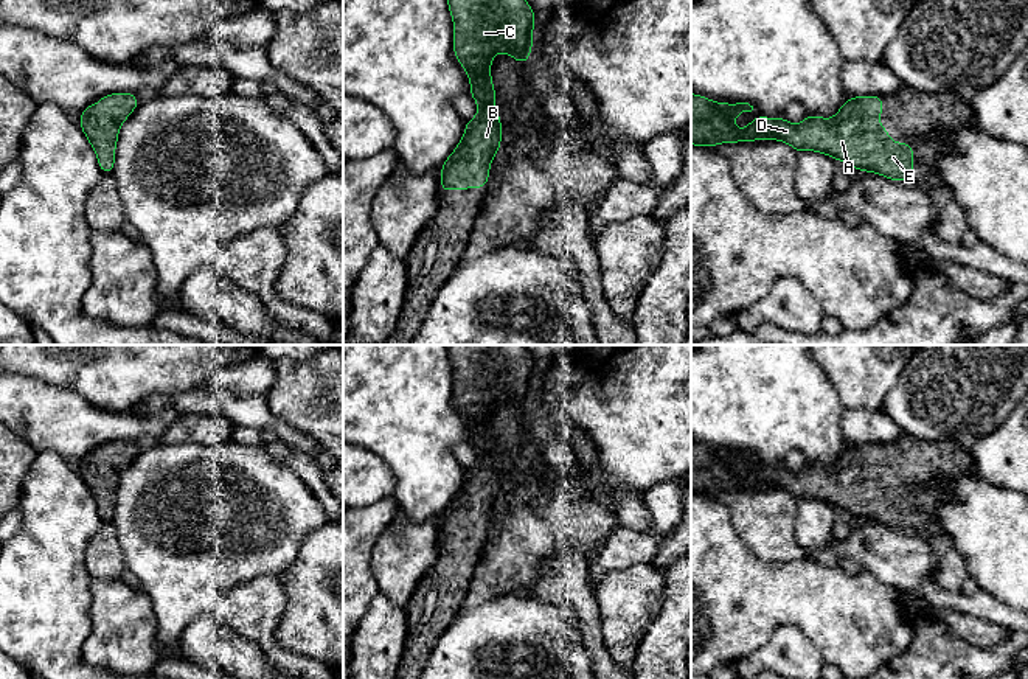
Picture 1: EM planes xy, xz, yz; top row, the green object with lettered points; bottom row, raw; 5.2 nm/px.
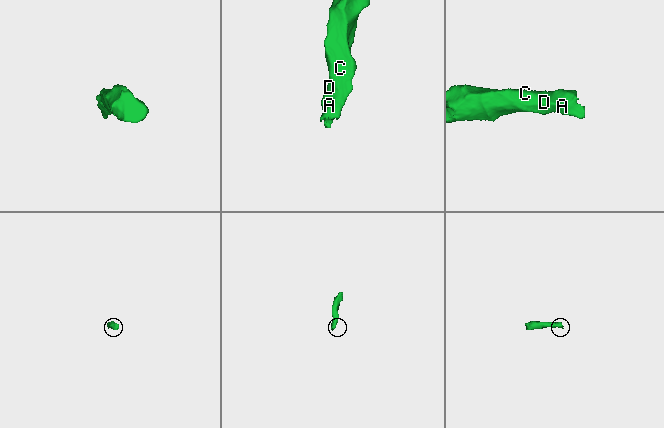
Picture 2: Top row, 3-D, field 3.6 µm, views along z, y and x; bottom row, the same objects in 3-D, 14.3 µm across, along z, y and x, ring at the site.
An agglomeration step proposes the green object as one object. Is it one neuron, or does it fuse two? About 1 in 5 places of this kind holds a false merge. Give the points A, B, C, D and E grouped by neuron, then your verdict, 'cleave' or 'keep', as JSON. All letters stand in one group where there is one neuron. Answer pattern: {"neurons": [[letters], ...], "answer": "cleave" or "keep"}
{"neurons": [["A", "B", "C", "D", "E"]], "answer": "keep"}

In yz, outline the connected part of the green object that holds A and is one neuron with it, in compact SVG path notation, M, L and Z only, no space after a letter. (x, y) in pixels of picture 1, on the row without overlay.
M691 441L691 493L713 496L719 491L778 488L790 493L797 502L821 500L854 517L894 530L913 524L913 493L891 489L888 477L877 471L884 444L851 444L832 468L806 463L794 474L784 465L759 463L745 477L736 477L733 466L752 458L748 451L714 451Z

